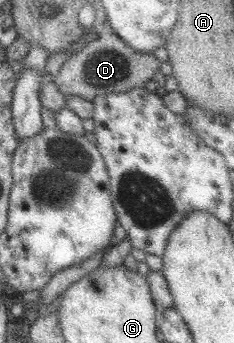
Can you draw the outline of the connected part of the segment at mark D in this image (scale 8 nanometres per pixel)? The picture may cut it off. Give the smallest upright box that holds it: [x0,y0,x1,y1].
[52,22,160,100]

